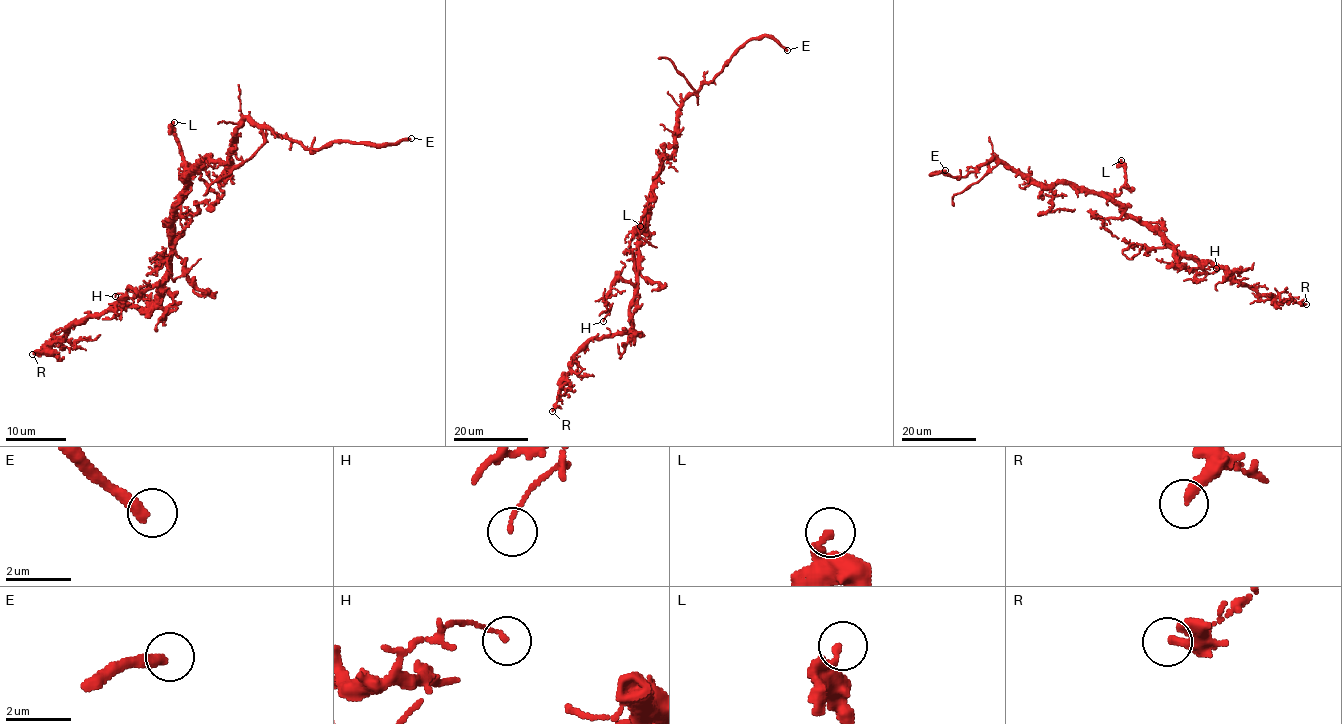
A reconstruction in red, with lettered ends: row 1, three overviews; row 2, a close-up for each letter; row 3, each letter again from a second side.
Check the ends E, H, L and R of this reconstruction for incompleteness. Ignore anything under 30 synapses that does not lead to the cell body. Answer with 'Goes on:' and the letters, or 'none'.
Goes on: E

